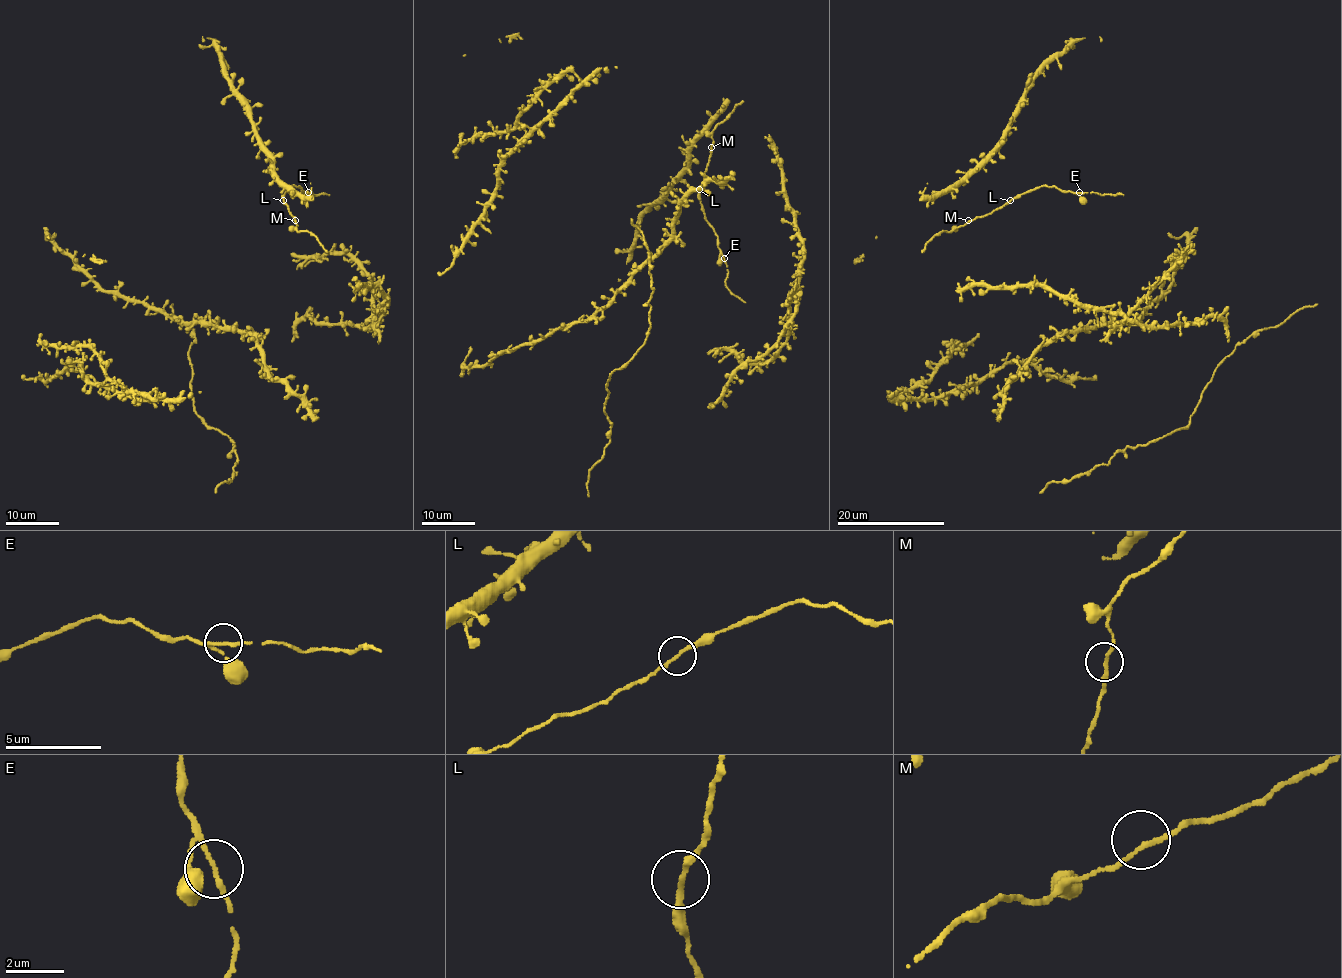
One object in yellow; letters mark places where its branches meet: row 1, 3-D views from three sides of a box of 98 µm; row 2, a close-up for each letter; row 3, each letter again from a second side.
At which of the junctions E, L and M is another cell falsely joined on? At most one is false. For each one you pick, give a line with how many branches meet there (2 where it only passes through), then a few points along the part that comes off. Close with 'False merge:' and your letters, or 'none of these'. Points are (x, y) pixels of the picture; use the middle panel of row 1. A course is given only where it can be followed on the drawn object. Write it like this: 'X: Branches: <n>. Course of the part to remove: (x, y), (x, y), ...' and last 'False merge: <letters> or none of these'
False merge: none of these

